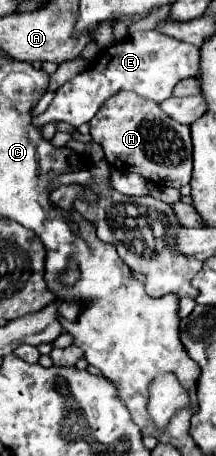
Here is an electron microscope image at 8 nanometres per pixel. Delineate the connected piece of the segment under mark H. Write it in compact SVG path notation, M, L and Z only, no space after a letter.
M119 92L91 120L91 136L101 144L107 162L121 172L137 172L145 180L159 186L181 188L189 184L191 160L191 128L169 118L157 102L147 100L135 92Z

